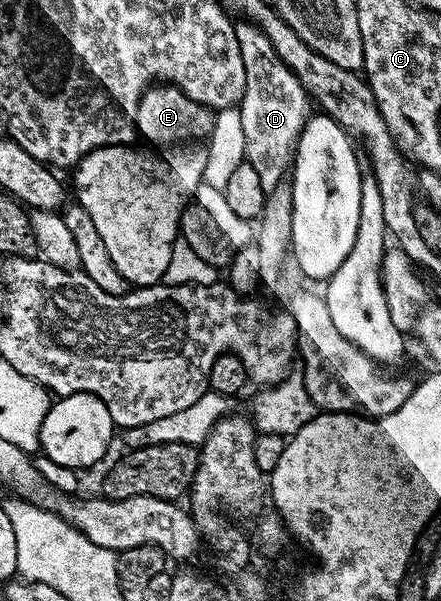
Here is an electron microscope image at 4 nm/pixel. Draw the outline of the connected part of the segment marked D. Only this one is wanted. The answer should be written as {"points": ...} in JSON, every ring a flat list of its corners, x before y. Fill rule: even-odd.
{"points":[[241,20,235,24,235,28,247,75,246,87,238,107,243,125,245,159,258,173,265,192,269,194,282,185,290,173,296,142,311,114,311,100,304,83,278,56,262,27]]}

